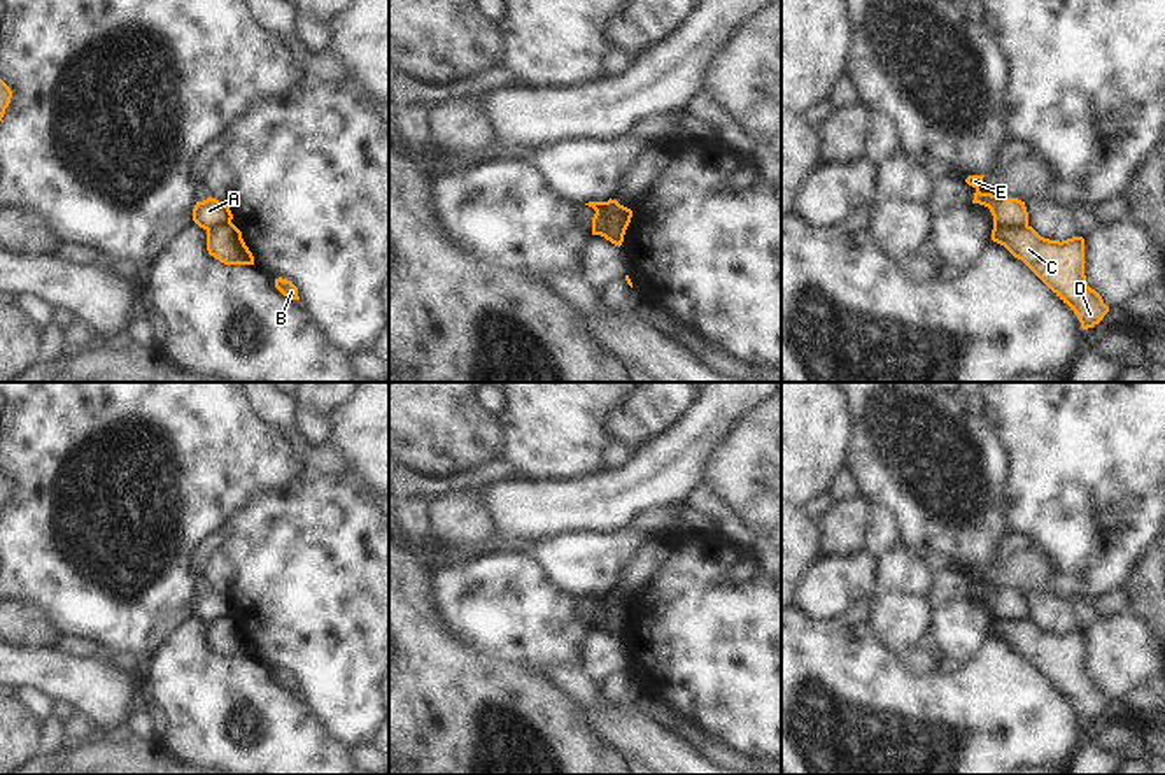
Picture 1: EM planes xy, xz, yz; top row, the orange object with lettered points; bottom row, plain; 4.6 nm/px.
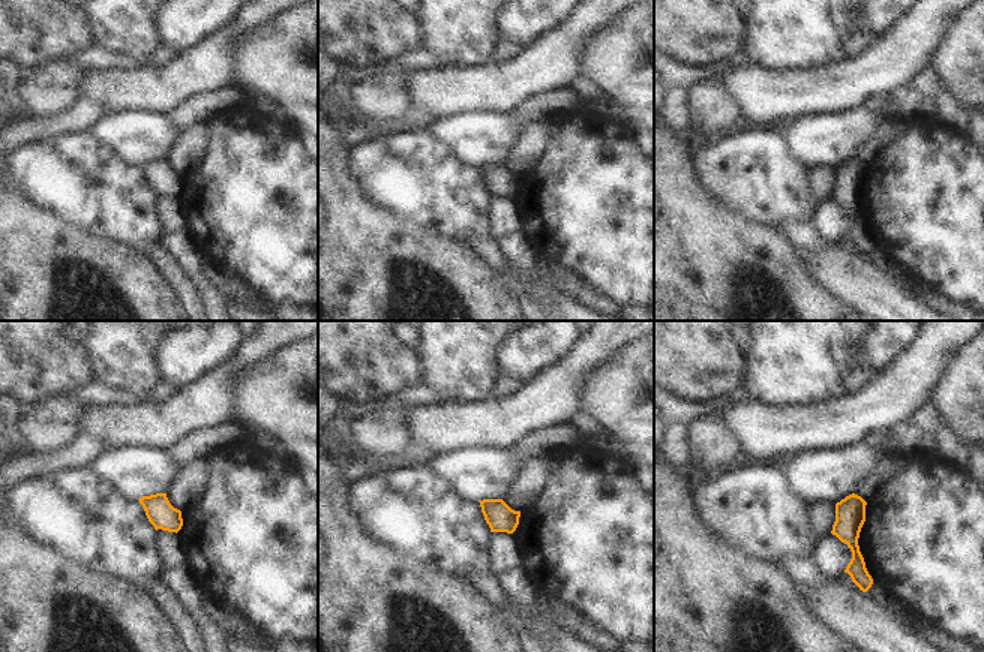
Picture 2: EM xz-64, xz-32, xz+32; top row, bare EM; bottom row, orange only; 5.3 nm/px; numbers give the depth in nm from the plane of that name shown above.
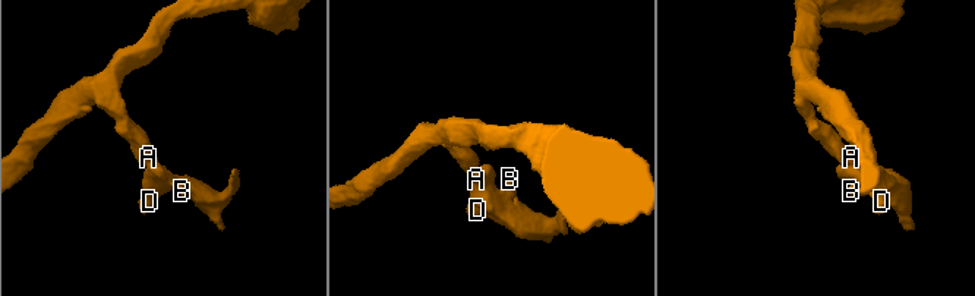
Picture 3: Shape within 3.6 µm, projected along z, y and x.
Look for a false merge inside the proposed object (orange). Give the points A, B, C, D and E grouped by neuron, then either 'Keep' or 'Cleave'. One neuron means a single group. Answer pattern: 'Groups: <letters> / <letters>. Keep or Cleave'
Groups: A E / B C D. Cleave

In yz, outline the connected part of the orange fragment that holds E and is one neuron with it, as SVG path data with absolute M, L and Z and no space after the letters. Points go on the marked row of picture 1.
M969 175L965 182L976 189L972 203L979 203L990 209L993 216L993 226L1028 226L1028 212L1025 202L1018 198L981 193L979 186L983 177L985 175Z

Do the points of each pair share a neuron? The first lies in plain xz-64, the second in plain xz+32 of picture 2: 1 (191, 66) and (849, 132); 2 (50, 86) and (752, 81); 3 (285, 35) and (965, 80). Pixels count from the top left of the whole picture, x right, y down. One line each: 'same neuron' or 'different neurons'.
1: different neurons
2: different neurons
3: same neuron

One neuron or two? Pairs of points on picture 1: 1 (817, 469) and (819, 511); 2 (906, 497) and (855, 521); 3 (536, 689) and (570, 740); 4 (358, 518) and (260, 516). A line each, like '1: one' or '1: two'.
1: two
2: two
3: one
4: one

